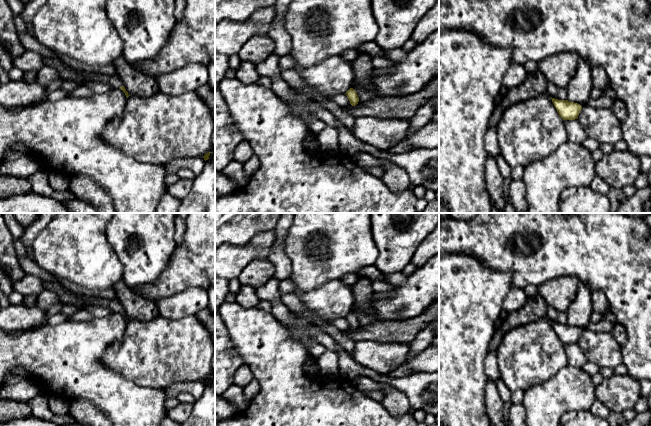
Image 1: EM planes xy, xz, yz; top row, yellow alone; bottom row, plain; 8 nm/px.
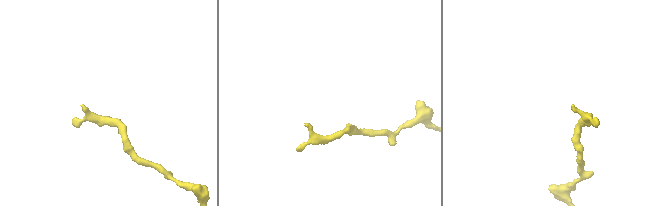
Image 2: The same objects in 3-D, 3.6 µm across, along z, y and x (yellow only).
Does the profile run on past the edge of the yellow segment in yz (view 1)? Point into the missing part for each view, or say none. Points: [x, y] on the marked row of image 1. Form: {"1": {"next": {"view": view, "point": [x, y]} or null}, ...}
{"1": {"next": null}}

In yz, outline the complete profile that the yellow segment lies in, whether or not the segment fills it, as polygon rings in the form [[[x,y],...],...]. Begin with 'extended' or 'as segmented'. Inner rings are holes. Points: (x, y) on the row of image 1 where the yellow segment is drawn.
as segmented | [[[552,98],[553,105],[555,106],[559,116],[563,120],[575,120],[578,119],[578,115],[582,109],[582,106],[578,103],[570,102],[568,100],[558,100]]]

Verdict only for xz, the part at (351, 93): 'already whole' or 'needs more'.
already whole

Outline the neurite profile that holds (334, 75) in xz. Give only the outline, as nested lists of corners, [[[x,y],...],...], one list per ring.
[[[339,55],[332,56],[317,65],[299,71],[306,87],[315,89],[324,99],[345,94],[352,88],[354,71],[352,64]]]

